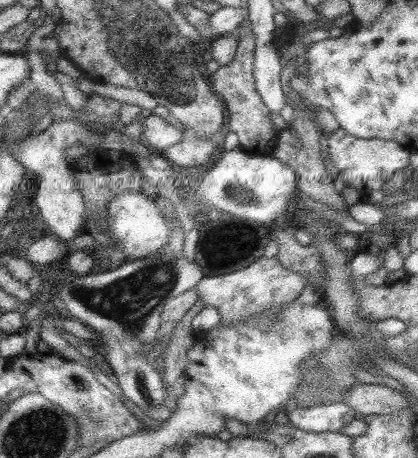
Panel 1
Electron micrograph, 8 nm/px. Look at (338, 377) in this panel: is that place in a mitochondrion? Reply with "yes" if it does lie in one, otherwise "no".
yes

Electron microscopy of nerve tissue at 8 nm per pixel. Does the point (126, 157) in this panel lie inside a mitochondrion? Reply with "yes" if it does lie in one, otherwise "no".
no

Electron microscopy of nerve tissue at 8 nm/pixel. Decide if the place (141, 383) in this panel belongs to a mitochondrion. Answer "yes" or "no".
yes

